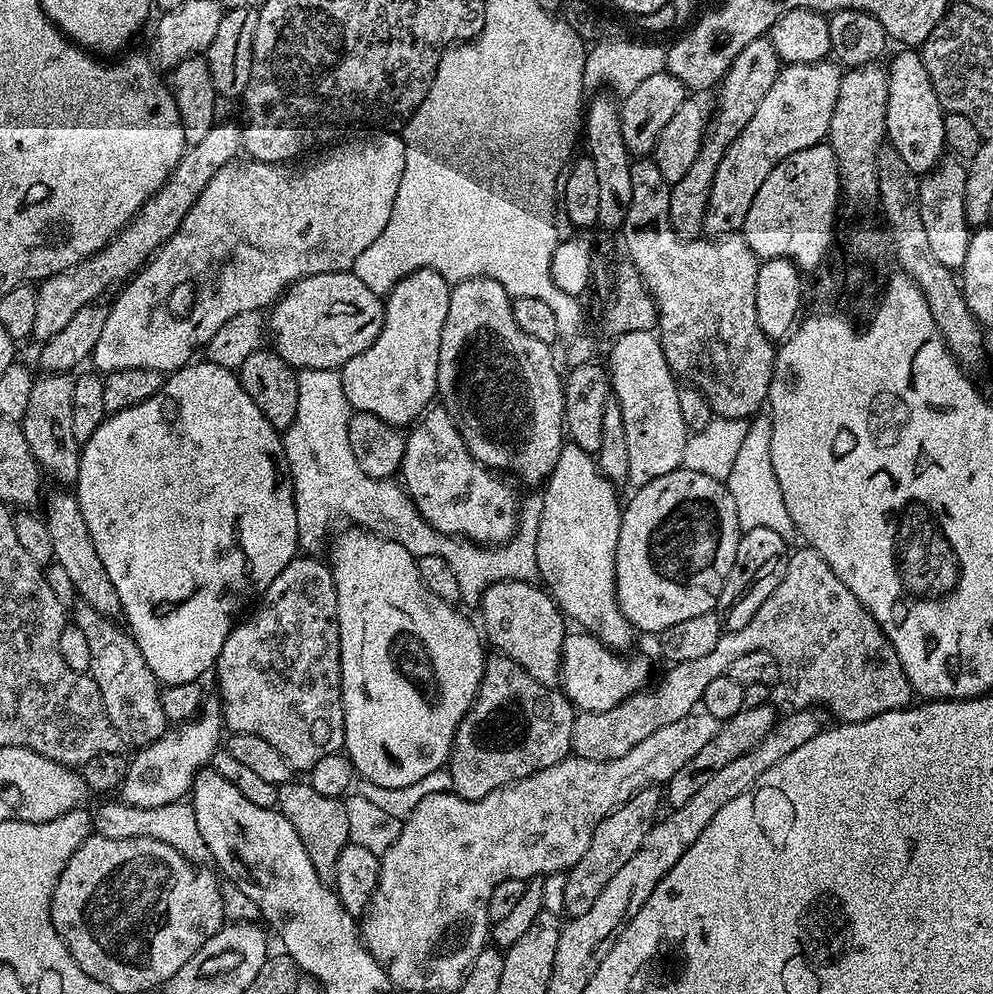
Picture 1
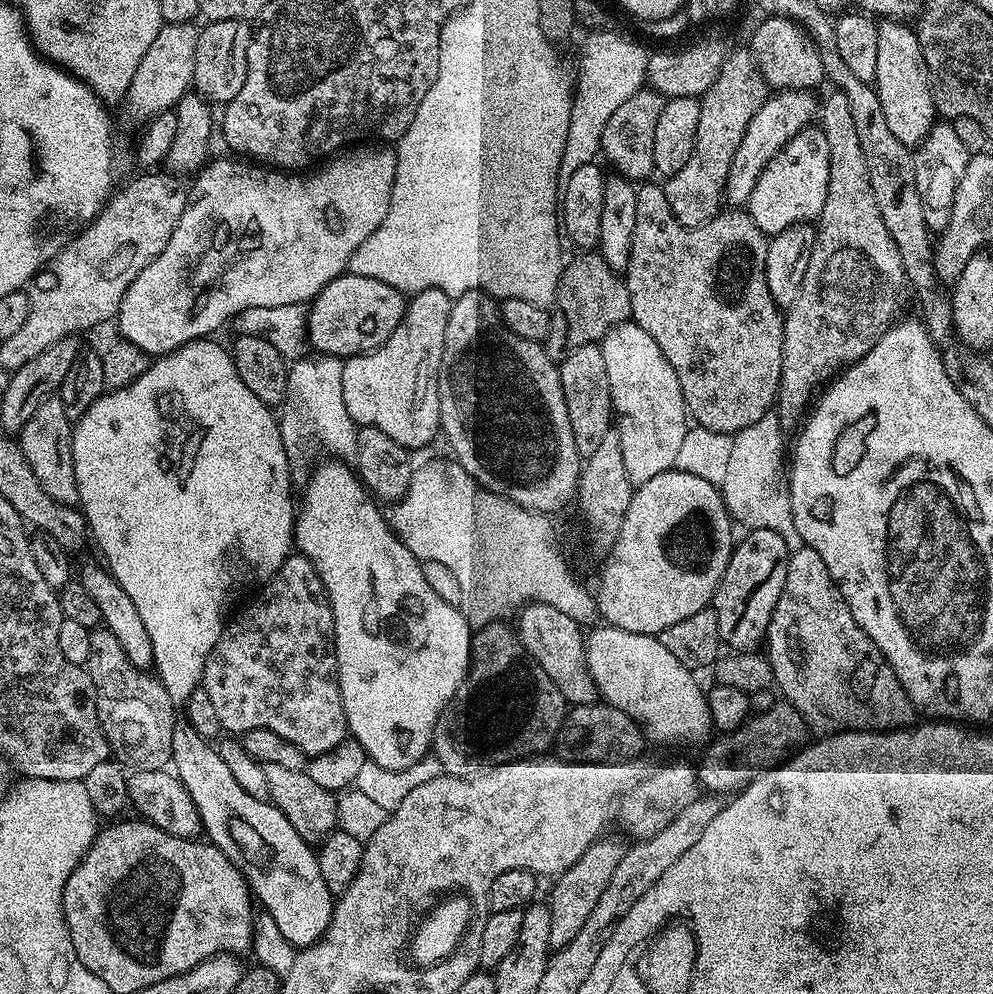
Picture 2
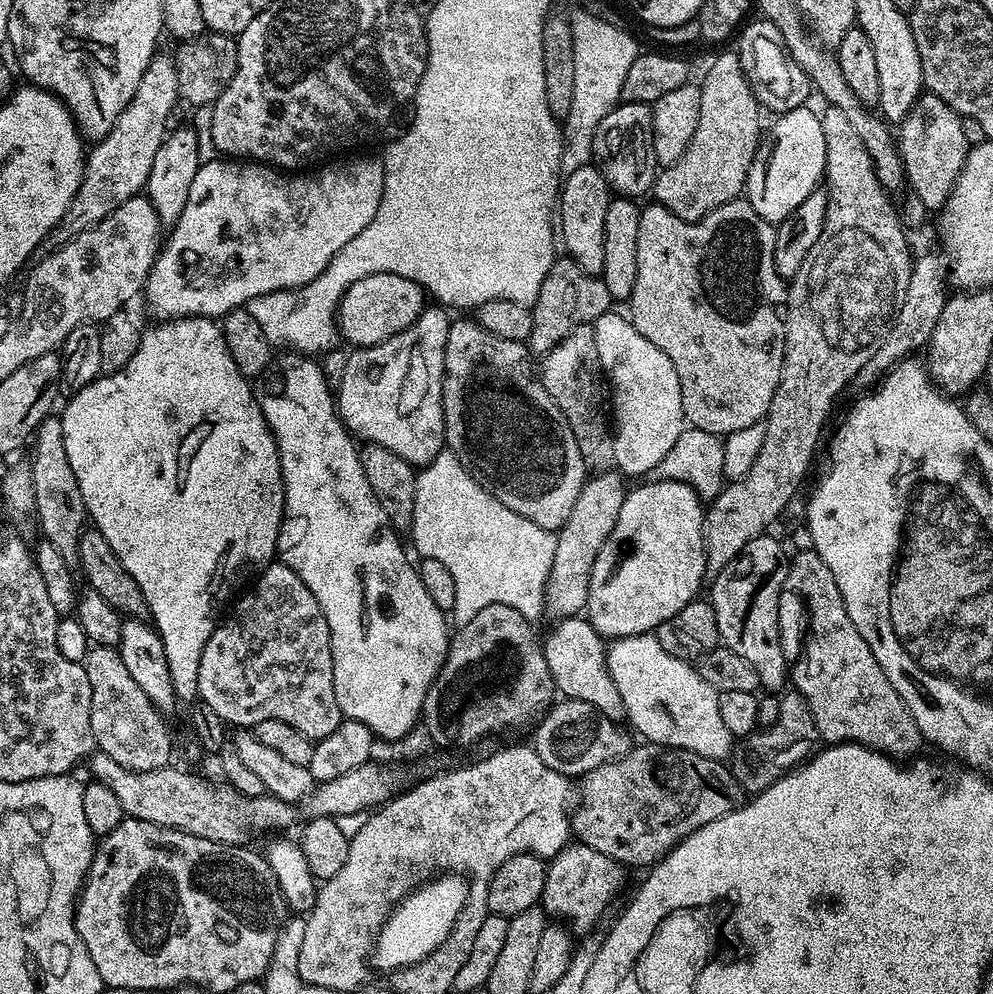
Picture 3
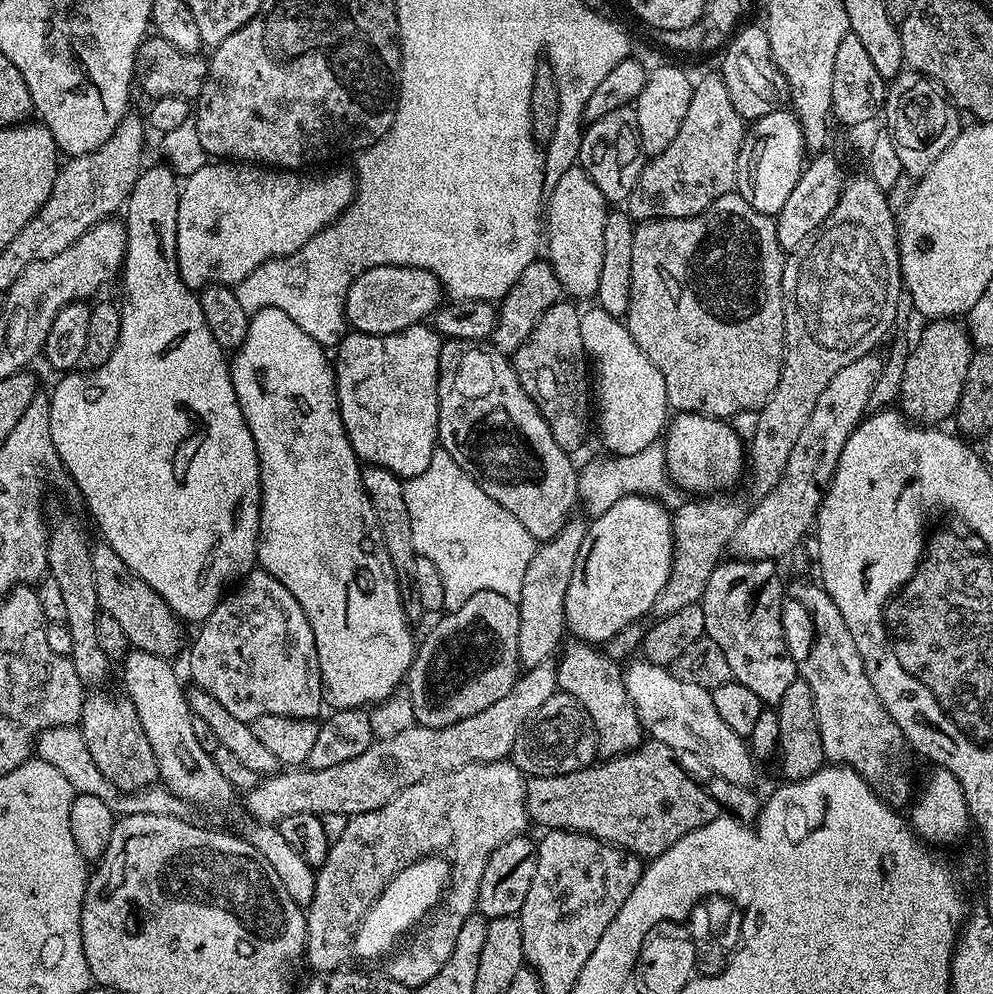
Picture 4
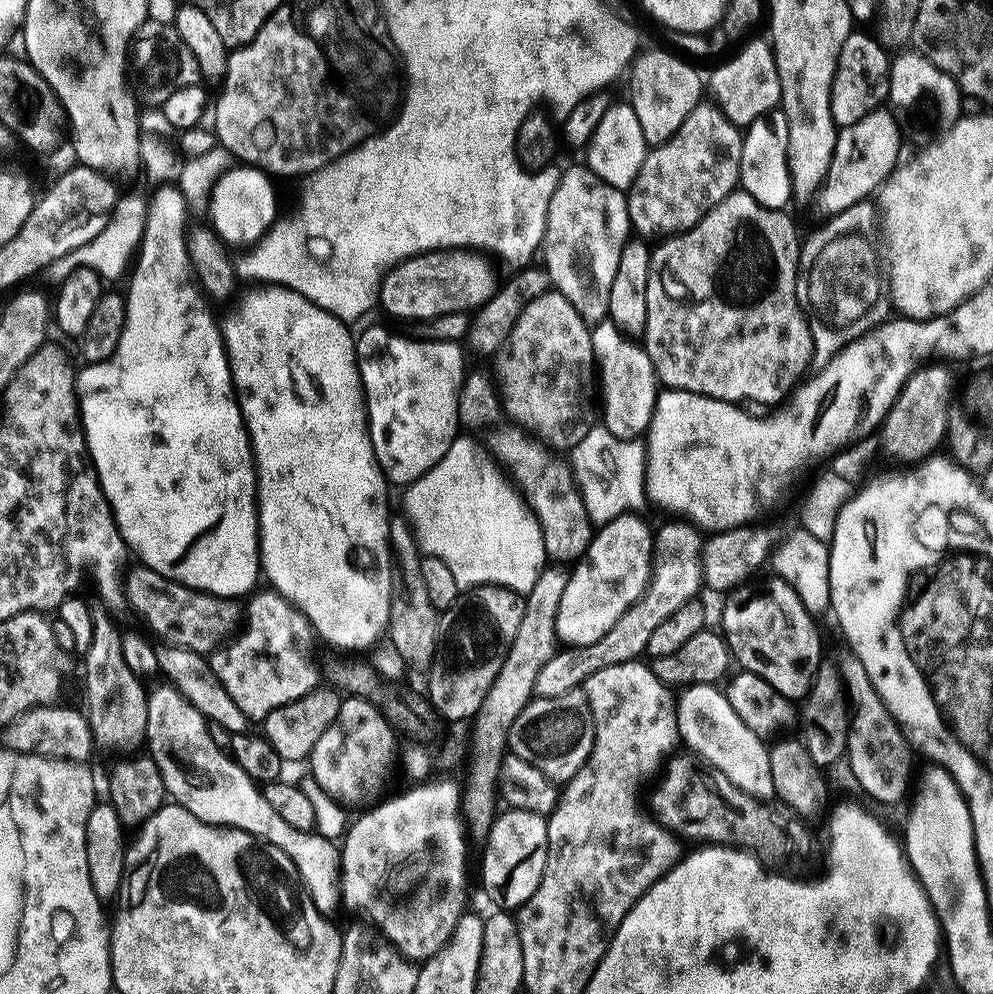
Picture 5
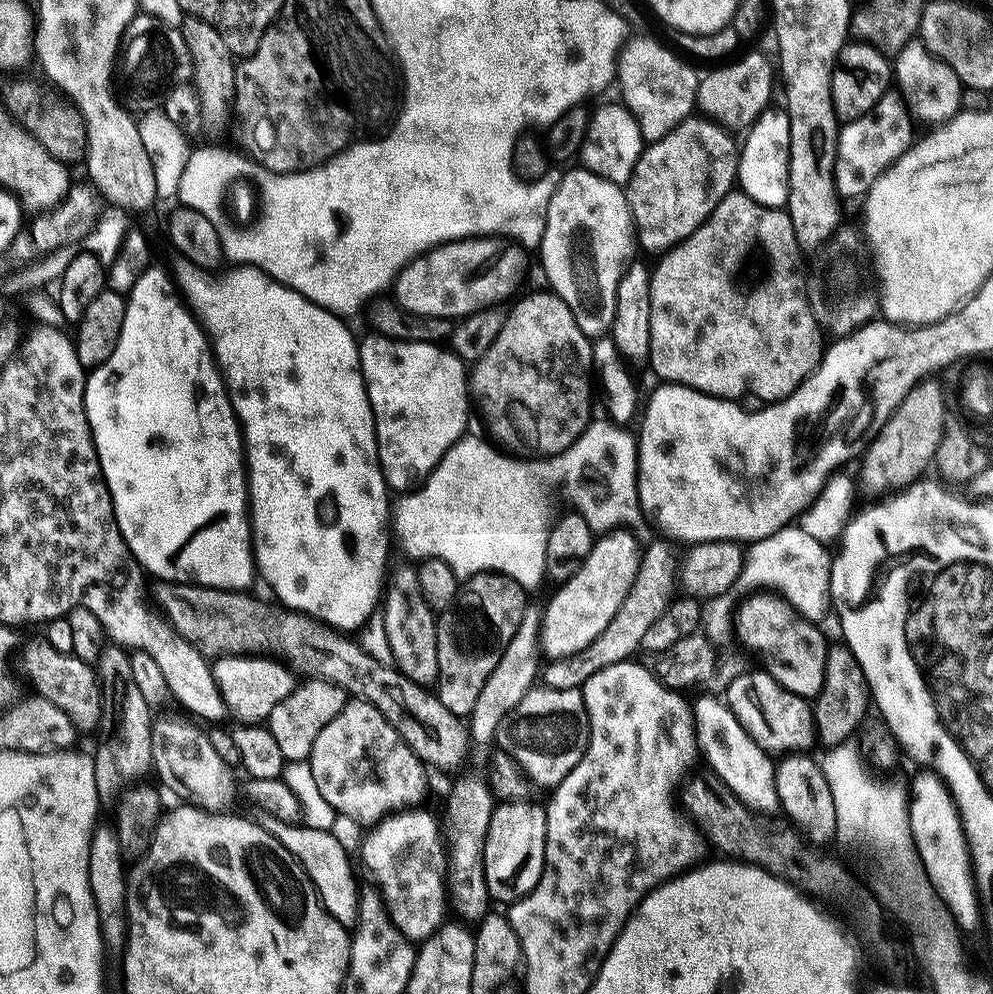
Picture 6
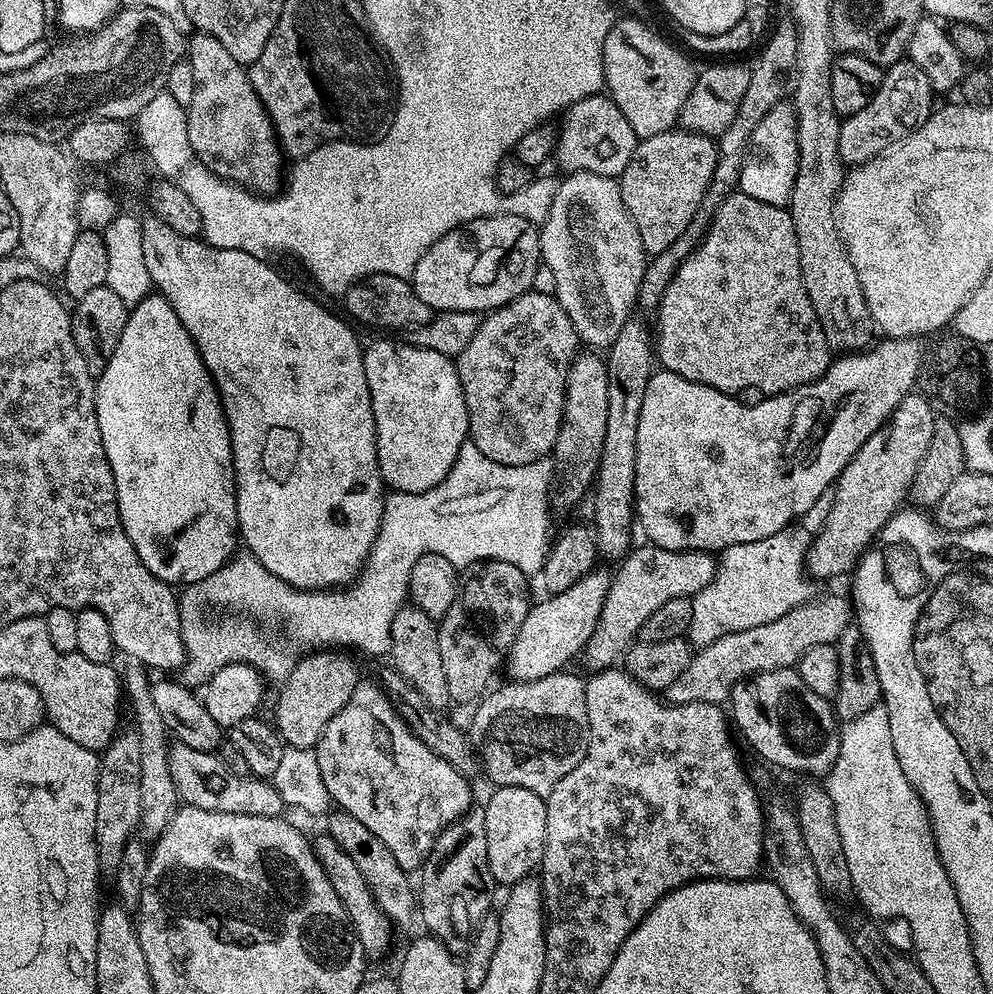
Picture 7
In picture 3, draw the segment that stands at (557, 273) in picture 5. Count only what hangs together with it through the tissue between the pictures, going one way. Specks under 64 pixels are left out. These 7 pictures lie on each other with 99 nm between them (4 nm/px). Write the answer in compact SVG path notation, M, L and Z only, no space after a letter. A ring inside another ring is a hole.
M592 164L574 170L574 174L563 177L558 197L558 236L567 255L582 270L593 274L603 273L606 258L604 227L606 210L610 199L610 189L602 174Z

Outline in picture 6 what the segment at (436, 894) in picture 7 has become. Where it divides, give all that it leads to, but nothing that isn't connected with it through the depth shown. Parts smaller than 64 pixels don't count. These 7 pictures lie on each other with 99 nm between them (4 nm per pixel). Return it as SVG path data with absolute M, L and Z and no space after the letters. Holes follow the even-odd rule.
M464 776L452 788L448 796L448 809L442 818L442 832L446 837L446 893L451 911L456 911L461 921L479 922L490 911L490 897L484 873L484 847L486 834L490 830L490 818L494 797L487 779L475 780Z

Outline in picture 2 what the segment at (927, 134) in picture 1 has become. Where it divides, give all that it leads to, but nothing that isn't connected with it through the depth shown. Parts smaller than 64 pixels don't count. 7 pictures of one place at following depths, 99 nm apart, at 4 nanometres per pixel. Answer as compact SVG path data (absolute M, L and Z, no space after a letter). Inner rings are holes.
M881 19L878 30L878 70L874 87L878 102L882 102L882 111L894 138L898 142L915 146L926 138L932 125L937 123L938 113L931 94L931 82L928 78L926 59L919 46L917 29L902 20Z

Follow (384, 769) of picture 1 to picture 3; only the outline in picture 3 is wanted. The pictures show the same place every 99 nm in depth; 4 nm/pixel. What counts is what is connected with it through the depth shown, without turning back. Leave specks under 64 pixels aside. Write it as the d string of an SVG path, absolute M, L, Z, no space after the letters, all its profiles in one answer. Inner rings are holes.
M292 354L280 364L280 372L275 370L267 373L265 382L258 388L260 409L268 423L268 429L276 437L278 454L280 455L280 477L284 479L284 520L280 524L280 533L276 550L279 563L290 566L306 586L310 586L310 594L318 598L318 606L324 611L326 622L330 626L330 642L332 643L332 673L334 674L334 698L338 698L341 717L345 720L362 722L372 732L373 737L389 742L400 742L407 737L408 733L416 727L424 710L424 699L434 682L434 678L440 672L448 658L448 646L450 643L450 628L448 632L449 617L430 598L426 586L422 586L422 578L419 571L408 561L404 548L400 545L401 537L395 528L389 524L386 518L386 510L378 506L378 498L374 498L374 490L370 490L370 482L366 482L366 474L362 470L360 461L360 448L351 432L344 426L338 411L334 392L328 389L328 380L324 372L315 364L315 359L304 354Z

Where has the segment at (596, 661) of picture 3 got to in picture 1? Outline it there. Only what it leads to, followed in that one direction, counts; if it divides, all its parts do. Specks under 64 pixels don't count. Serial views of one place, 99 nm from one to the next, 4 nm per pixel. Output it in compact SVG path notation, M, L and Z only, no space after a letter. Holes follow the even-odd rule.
M503 580L490 585L478 601L479 623L487 643L492 643L499 655L511 656L534 682L556 688L560 682L560 651L566 635L566 617L547 591L536 586L527 580Z

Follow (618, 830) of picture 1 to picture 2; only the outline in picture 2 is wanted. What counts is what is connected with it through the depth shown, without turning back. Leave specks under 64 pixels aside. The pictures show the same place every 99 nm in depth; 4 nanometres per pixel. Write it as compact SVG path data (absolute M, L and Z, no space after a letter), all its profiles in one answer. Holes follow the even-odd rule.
M601 835L570 866L565 872L555 877L552 893L546 897L546 903L550 910L550 949L564 948L582 930L582 925L586 923L586 918L594 911L594 906L598 903L598 898L602 898L602 890L606 890L606 882L610 882L610 874L614 874L614 869L618 867L618 862L622 862L626 851L626 844L623 844L616 836Z

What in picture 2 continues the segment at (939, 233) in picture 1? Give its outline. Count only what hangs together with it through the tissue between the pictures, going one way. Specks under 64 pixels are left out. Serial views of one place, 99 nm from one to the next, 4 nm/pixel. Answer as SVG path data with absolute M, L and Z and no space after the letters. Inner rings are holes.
M952 122L932 125L922 143L914 148L914 182L918 182L918 195L922 198L922 218L926 218L929 232L939 234L950 222L950 210L954 210L954 190L966 174L969 152L958 138Z

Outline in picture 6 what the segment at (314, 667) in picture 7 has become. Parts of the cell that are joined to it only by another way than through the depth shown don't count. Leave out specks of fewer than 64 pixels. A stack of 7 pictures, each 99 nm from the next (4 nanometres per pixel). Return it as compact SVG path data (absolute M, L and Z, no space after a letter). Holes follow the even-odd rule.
M308 678L300 683L293 687L292 693L286 698L282 698L282 702L278 702L278 706L274 706L274 710L270 710L266 721L266 726L270 734L274 734L285 761L307 761L314 750L314 742L318 739L318 734L322 734L324 727L334 718L338 718L338 714L350 699L342 686L330 680Z

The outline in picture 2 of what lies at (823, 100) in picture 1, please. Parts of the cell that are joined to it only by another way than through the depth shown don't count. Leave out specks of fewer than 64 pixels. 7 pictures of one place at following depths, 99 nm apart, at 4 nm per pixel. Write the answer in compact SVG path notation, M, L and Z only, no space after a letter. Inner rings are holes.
M802 88L780 90L769 95L758 114L754 114L734 154L734 162L730 162L730 174L726 176L724 198L729 205L747 205L750 194L754 194L754 186L758 186L758 178L762 178L762 170L766 170L768 163L784 149L790 138L794 138L794 134L813 123L818 112L818 100L812 96L815 95L811 91Z

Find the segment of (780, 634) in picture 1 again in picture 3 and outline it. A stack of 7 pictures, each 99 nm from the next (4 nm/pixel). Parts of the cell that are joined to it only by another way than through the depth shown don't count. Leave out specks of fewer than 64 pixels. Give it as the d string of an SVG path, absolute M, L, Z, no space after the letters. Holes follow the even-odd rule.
M797 551L795 555L791 557L788 566L788 582L787 587L793 588L798 595L804 599L804 604L808 607L808 641L804 644L804 649L800 652L800 657L794 660L794 663L790 668L790 680L794 683L795 691L801 692L803 696L808 700L808 705L812 711L812 717L814 722L818 726L818 734L821 741L827 742L829 745L833 744L864 744L867 748L873 748L875 752L883 752L884 755L893 758L908 758L920 748L921 741L908 740L904 744L904 720L906 724L906 713L904 711L904 703L902 698L898 694L898 690L894 690L894 686L890 686L890 678L886 678L886 674L882 674L882 666L878 666L878 658L874 658L874 650L870 650L870 646L866 646L866 638L862 638L862 634L858 634L858 626L854 626L854 622L850 622L850 614L846 614L846 602L842 602L842 594L838 590L838 582L834 582L834 574L830 574L830 566L826 566L826 562L822 562L822 558L819 554L813 551ZM561 699L553 703L540 719L534 741L538 758L542 758L550 770L558 770L558 774L569 778L581 778L604 763L622 758L634 747L634 740L620 729L617 721L606 718L606 714L581 700Z

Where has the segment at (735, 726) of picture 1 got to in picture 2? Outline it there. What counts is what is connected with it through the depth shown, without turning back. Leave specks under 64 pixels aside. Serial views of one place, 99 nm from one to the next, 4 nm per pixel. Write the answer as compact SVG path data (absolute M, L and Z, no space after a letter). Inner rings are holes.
M778 702L770 706L770 710L745 720L744 725L731 735L721 735L717 744L709 746L708 757L698 764L699 783L708 790L743 786L757 774L783 765L793 749L805 743L804 732L806 733L804 715L793 704ZM736 780L738 784L735 786Z

